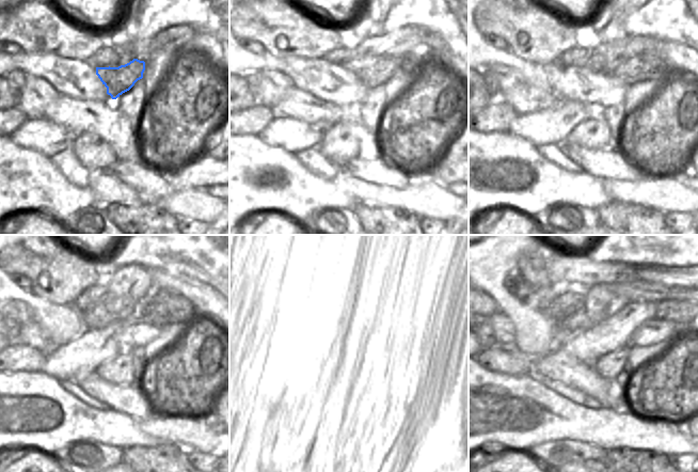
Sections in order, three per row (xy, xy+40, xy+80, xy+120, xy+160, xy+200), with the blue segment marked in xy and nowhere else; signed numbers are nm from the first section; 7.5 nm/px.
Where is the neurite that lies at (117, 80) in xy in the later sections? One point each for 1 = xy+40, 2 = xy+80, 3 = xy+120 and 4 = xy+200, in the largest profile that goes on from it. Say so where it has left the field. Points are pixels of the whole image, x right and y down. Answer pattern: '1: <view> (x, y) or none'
1: xy+40 (376, 74)
2: xy+80 (641, 67)
3: xy+120 (168, 308)
4: xy+200 (678, 311)

